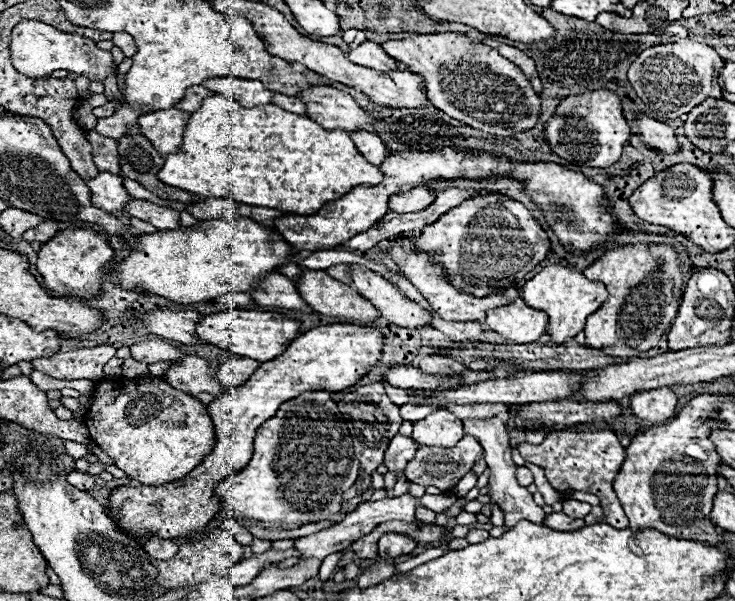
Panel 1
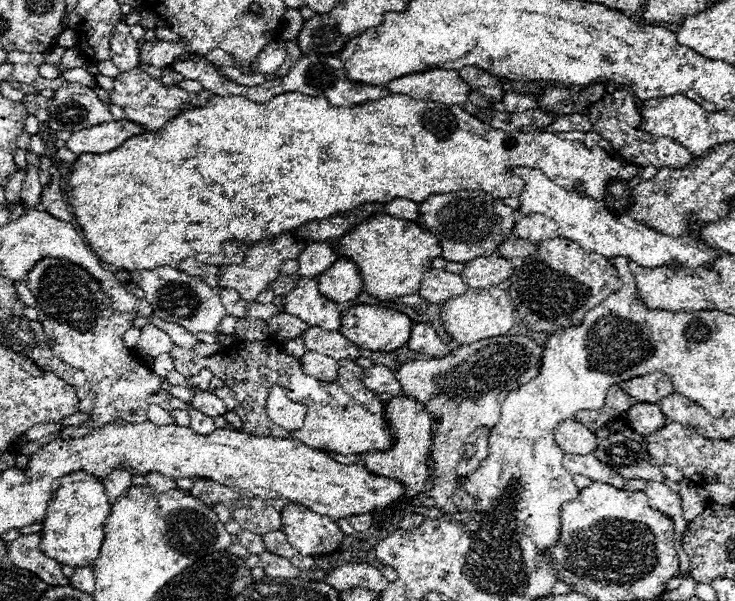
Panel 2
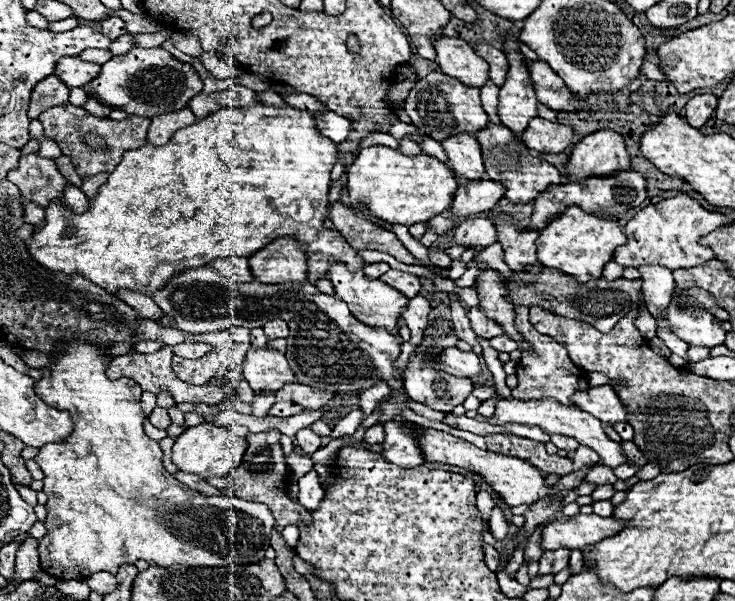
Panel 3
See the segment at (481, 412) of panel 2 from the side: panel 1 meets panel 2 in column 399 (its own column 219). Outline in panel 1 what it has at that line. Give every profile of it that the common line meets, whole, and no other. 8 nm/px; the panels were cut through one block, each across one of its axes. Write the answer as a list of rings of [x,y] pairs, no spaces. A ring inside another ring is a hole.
[[[232,358],[228,362],[224,362],[220,366],[220,370],[216,372],[218,380],[228,386],[228,388],[236,388],[236,386],[242,386],[256,370],[260,368],[260,362],[258,360],[252,360],[252,358]]]

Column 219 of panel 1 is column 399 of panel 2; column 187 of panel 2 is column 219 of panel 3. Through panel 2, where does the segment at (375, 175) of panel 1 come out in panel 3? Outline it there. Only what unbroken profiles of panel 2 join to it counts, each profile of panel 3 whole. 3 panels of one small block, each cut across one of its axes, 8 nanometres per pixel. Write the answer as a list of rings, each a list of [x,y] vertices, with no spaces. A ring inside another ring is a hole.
[[[256,104],[256,106],[248,106],[248,108],[222,108],[220,112],[208,116],[208,118],[204,118],[192,126],[180,128],[172,136],[172,140],[164,146],[146,144],[138,150],[126,150],[122,162],[110,174],[108,182],[98,188],[98,194],[90,200],[88,210],[84,214],[76,214],[68,206],[62,206],[58,202],[50,202],[50,206],[46,208],[46,218],[44,218],[42,228],[26,240],[26,248],[32,254],[32,258],[36,258],[36,262],[40,262],[40,266],[44,266],[46,270],[64,272],[68,276],[84,276],[90,282],[104,288],[108,294],[116,294],[118,290],[132,290],[132,292],[152,296],[152,292],[164,288],[164,284],[170,278],[174,278],[176,274],[180,274],[188,268],[204,268],[204,266],[208,266],[208,262],[212,262],[216,258],[228,258],[228,256],[246,256],[248,258],[256,250],[260,250],[262,246],[272,242],[274,238],[294,236],[306,246],[306,252],[310,256],[308,258],[308,266],[310,266],[308,268],[308,282],[314,284],[318,278],[328,276],[330,262],[346,262],[350,266],[350,270],[364,266],[364,260],[356,254],[356,250],[352,250],[346,244],[346,240],[340,234],[322,226],[322,222],[328,216],[328,200],[326,198],[328,198],[328,190],[330,190],[330,170],[332,170],[336,158],[338,158],[336,144],[318,132],[314,118],[306,110],[296,110],[290,106],[276,108],[276,106],[264,106],[264,104]]]

